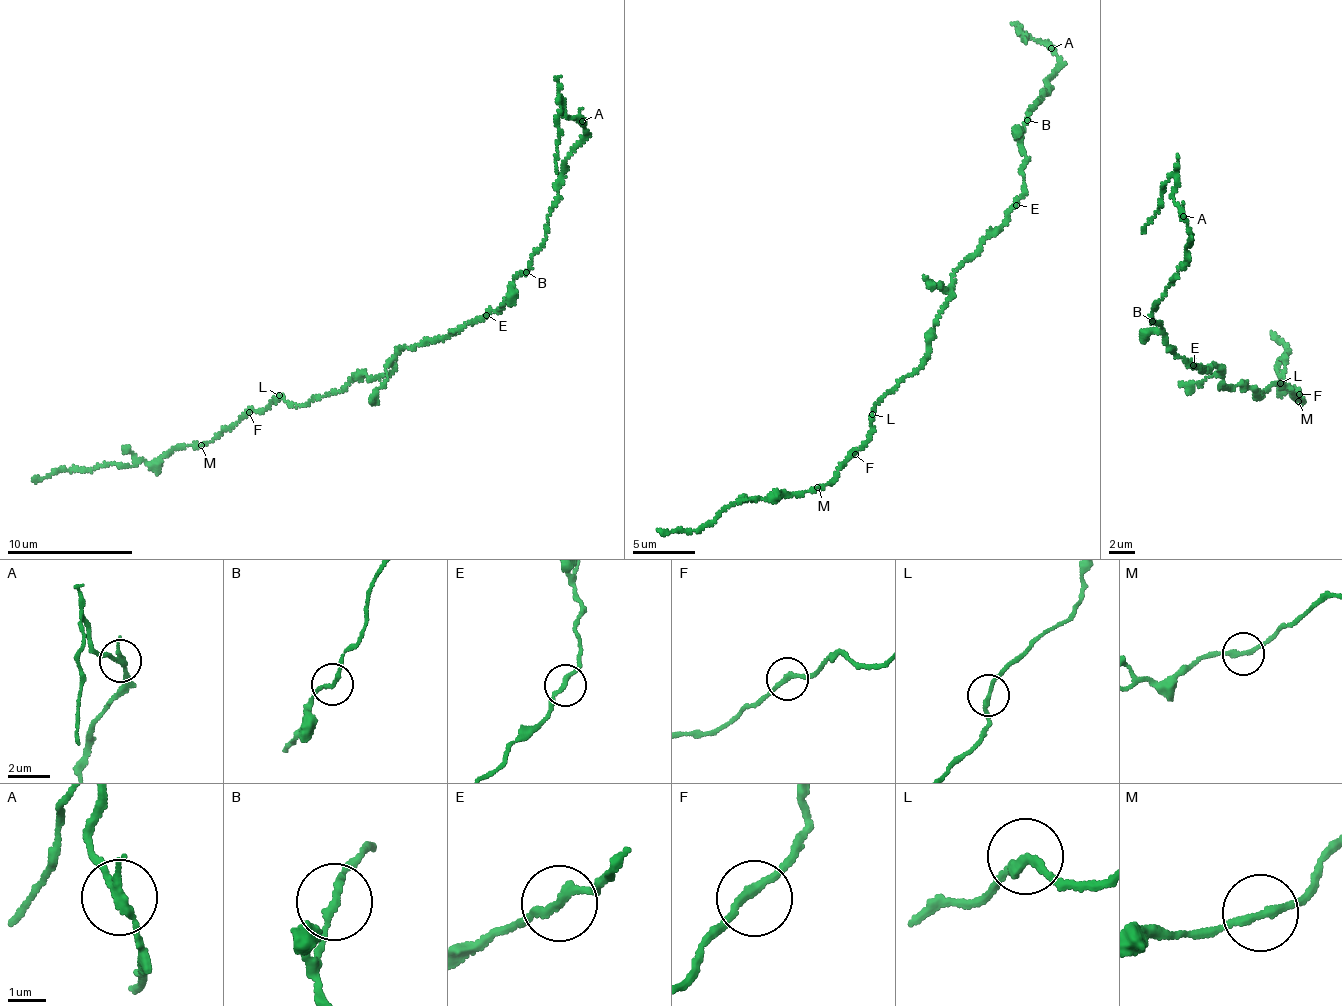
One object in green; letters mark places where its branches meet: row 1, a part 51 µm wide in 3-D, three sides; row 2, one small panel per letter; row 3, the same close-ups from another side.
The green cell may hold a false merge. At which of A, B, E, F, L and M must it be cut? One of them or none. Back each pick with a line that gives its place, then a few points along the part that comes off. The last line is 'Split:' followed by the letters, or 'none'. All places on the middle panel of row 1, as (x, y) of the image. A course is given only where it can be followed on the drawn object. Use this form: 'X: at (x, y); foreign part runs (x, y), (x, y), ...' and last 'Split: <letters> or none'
A: at (1051, 48); foreign part runs (1052, 49), (1017, 31), (1019, 27), (1026, 41)
Split: A

